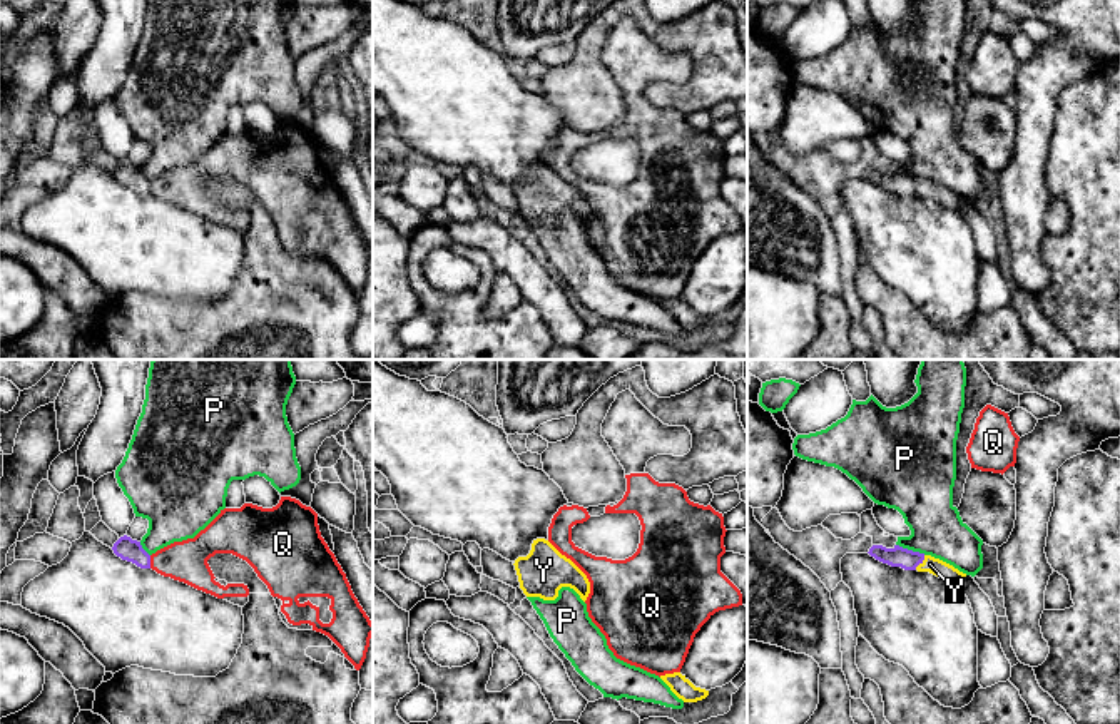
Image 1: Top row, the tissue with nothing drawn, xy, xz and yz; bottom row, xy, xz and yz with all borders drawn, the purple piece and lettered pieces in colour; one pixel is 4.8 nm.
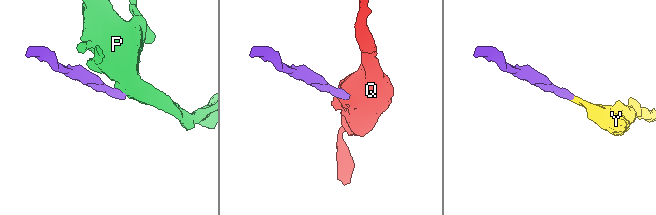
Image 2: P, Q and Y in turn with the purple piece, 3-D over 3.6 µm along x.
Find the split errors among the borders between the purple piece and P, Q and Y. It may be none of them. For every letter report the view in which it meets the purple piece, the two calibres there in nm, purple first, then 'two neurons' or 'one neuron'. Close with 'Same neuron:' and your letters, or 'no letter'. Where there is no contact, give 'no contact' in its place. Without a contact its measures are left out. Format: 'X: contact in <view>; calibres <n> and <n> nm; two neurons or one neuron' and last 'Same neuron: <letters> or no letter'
P: contact in yz; calibres 100 and 260 nm; two neurons
Q: contact in xy; calibres 110 and 200 nm; two neurons
Y: contact in yz; calibres 100 and 80 nm; one neuron
Same neuron: Y

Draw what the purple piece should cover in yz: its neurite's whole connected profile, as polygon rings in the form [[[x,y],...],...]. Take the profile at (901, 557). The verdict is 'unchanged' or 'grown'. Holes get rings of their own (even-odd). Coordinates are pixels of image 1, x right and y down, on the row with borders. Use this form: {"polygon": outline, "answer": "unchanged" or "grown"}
{"polygon": [[[873,545],[868,552],[876,560],[888,563],[891,567],[901,567],[904,570],[918,570],[918,572],[929,572],[946,582],[951,582],[961,587],[963,579],[966,574],[960,572],[953,565],[934,558],[931,555],[924,555],[919,552],[913,552],[894,545],[893,548],[886,548],[883,545]]], "answer": "grown"}

